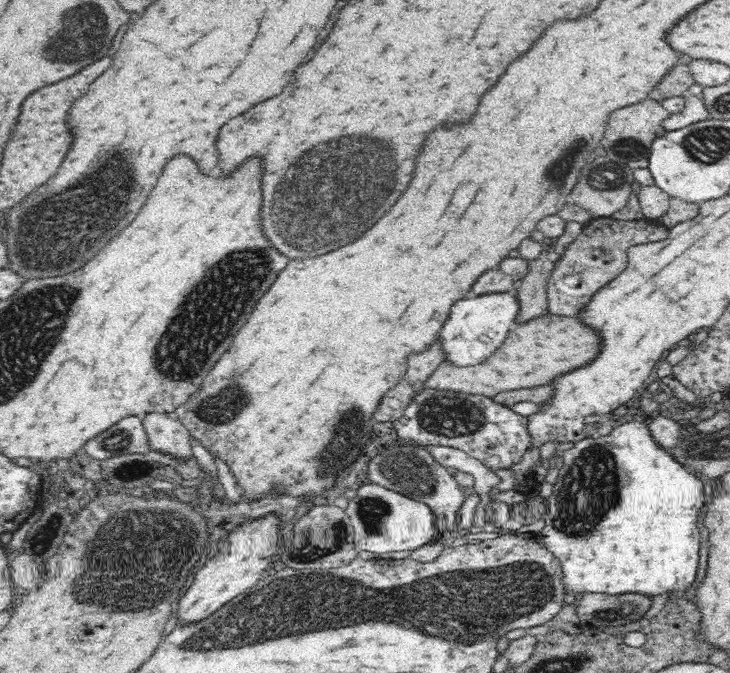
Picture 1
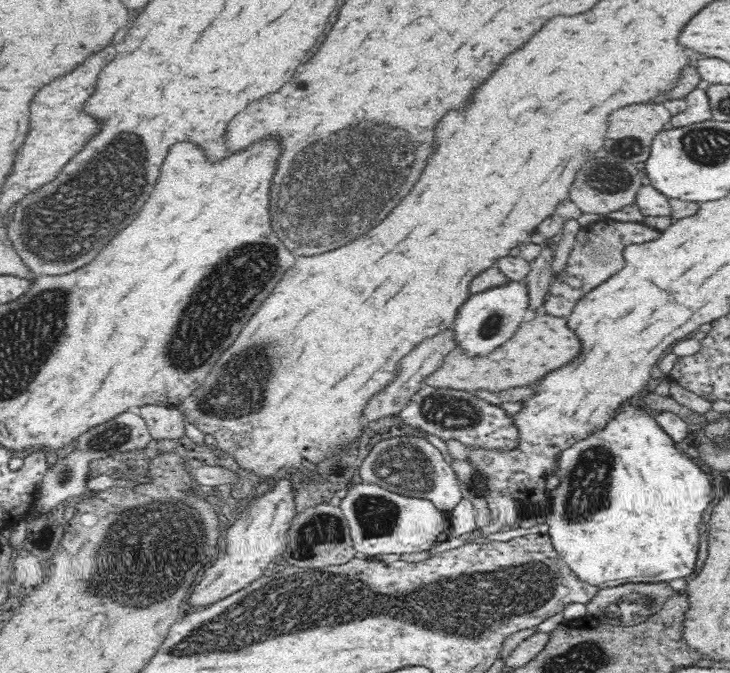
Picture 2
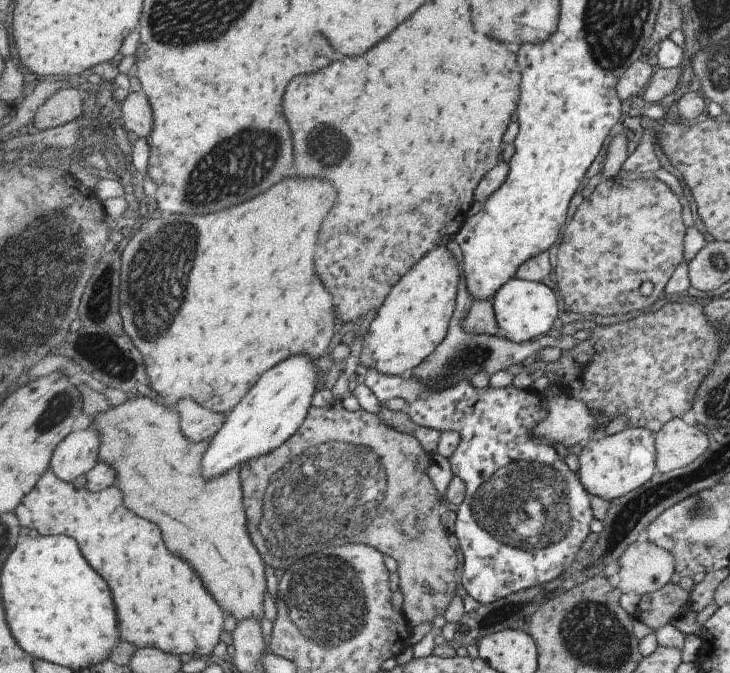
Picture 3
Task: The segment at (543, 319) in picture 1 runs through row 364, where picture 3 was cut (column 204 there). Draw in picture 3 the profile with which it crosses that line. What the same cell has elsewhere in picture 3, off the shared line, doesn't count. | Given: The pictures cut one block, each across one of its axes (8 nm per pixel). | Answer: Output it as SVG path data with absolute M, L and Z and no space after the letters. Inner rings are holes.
M128 396L120 406L109 408L109 412L97 412L92 423L92 429L101 434L101 460L117 466L119 484L127 494L127 506L143 518L153 520L163 528L163 538L175 554L183 558L191 558L191 564L197 574L203 574L203 584L209 594L219 602L227 616L232 616L236 622L255 618L265 619L263 612L263 597L267 592L266 563L255 546L248 530L247 512L244 506L244 493L240 473L242 466L235 466L229 474L219 478L205 478L201 474L201 462L212 438L203 442L191 442L181 430L181 418L175 409L167 406L157 406L151 398L143 396Z

